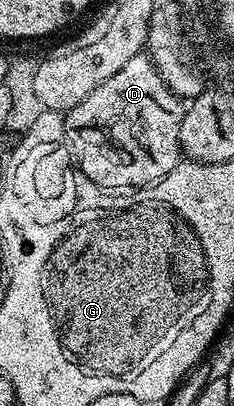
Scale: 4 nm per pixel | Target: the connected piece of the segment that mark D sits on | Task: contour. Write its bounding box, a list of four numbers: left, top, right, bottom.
[63,53,186,191]

